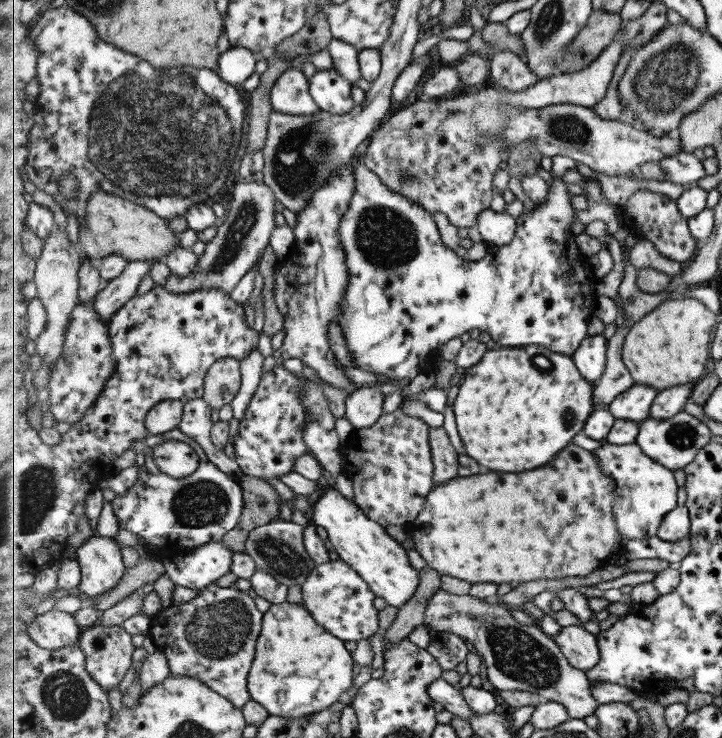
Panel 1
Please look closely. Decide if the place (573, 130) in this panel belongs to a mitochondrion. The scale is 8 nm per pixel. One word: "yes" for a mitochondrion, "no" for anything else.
yes

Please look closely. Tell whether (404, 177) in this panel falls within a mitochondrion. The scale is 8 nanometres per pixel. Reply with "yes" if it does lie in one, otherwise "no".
yes

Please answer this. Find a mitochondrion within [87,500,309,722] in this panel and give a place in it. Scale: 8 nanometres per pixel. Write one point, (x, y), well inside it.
(217, 631)

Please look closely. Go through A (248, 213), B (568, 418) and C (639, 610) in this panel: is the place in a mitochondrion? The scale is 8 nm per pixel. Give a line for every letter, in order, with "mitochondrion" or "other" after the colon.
A: mitochondrion
B: mitochondrion
C: other

